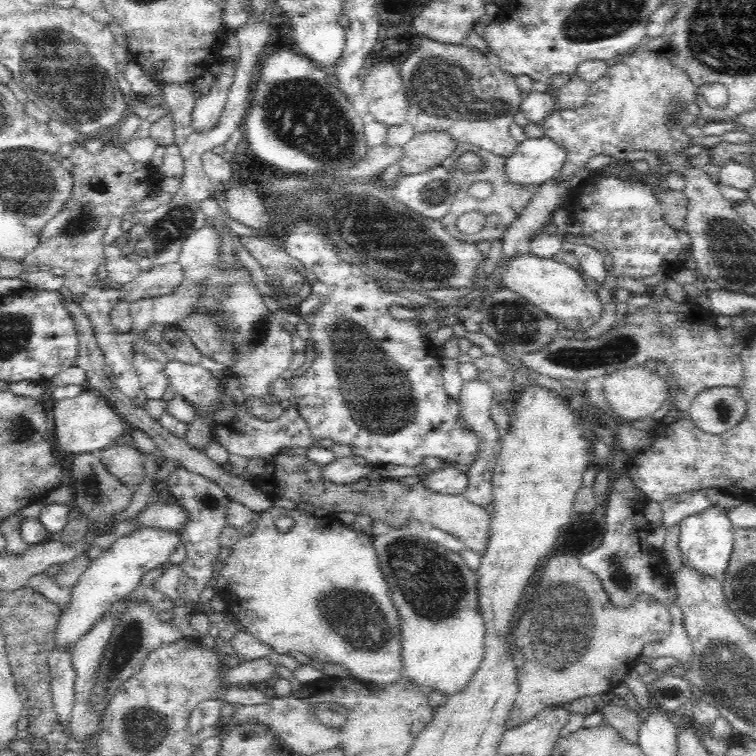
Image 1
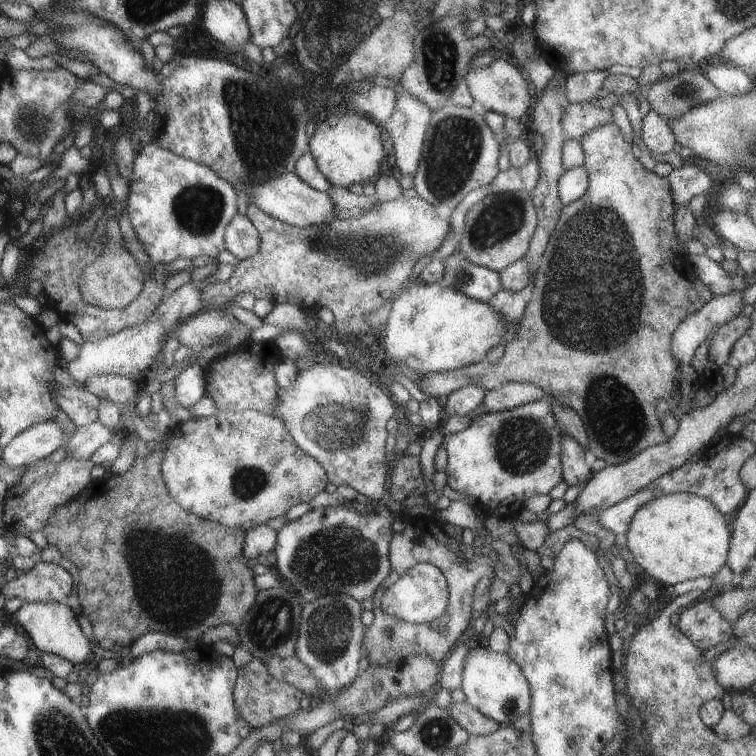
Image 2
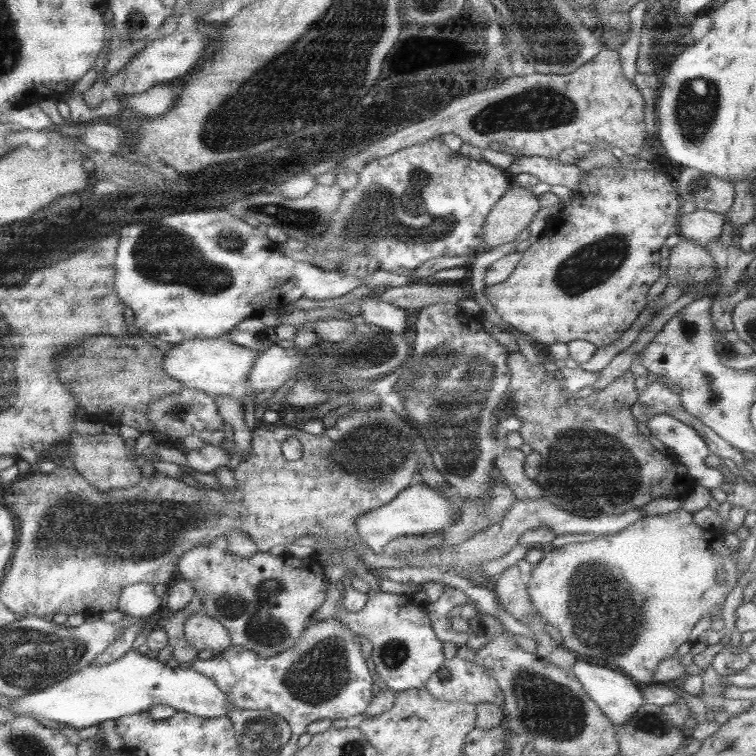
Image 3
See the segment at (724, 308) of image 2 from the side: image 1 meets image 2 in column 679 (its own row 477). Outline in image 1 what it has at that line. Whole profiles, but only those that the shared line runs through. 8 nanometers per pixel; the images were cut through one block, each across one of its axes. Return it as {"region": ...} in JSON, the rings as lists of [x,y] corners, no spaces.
{"region":[[[352,454],[350,458],[340,458],[322,467],[322,477],[334,485],[351,486],[360,483],[373,468],[370,462]]]}

